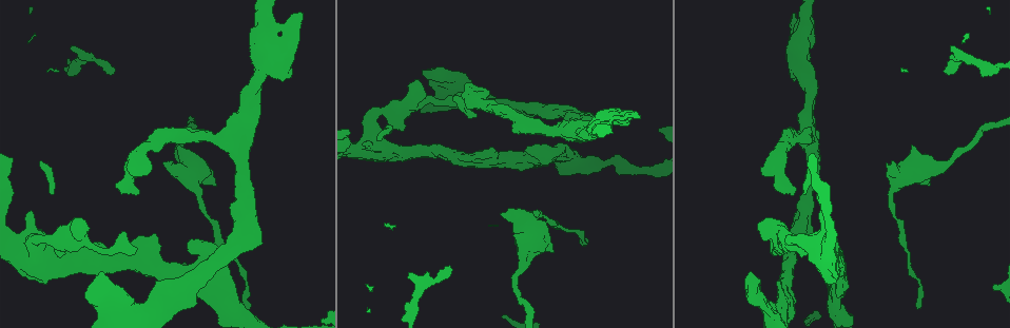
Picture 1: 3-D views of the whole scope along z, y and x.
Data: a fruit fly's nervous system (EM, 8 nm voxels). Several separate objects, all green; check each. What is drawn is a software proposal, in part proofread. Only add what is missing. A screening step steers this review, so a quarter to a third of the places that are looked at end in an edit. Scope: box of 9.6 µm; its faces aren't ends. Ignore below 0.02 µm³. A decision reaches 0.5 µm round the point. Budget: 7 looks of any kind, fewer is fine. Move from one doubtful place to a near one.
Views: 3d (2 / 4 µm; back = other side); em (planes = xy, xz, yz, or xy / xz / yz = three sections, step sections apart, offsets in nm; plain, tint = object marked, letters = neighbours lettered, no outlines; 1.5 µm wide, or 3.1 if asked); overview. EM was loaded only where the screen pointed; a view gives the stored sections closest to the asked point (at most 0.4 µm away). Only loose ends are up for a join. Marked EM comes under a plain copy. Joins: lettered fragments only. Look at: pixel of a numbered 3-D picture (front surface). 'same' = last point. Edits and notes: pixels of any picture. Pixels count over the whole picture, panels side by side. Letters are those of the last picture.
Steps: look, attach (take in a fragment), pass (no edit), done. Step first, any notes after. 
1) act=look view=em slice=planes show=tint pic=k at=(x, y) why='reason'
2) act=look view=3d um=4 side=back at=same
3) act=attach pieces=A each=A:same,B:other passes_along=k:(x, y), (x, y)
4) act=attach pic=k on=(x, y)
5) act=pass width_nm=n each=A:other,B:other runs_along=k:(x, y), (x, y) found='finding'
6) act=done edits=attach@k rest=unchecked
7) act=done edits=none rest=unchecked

act=look view=em slice=xz step=4 show=letters pic=1 at=(450, 267) why='branch stops here'

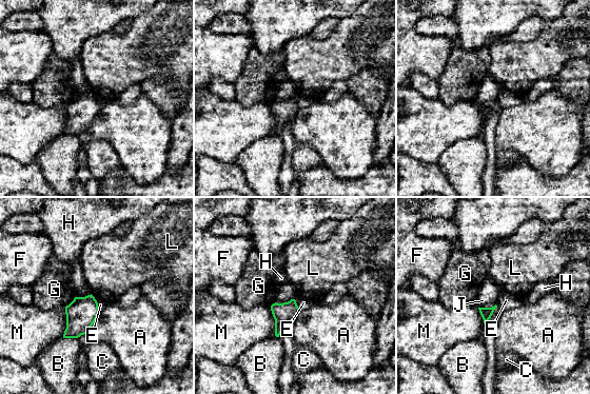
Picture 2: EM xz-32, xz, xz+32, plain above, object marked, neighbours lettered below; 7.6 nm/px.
act=pass each=A:other,B:other,C:other,E:other,F:other,G:other,H:other,J:other,L:other,M:other found='no lettered fragment goes on from it'

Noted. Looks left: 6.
act=look view=em slice=planes show=tint pic=1 at=(773, 254) why='an open end'

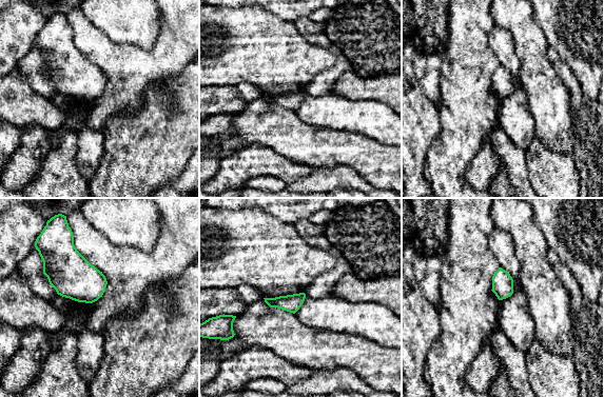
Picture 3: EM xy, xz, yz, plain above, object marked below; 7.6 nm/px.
act=look view=em slice=planes show=letters at=same

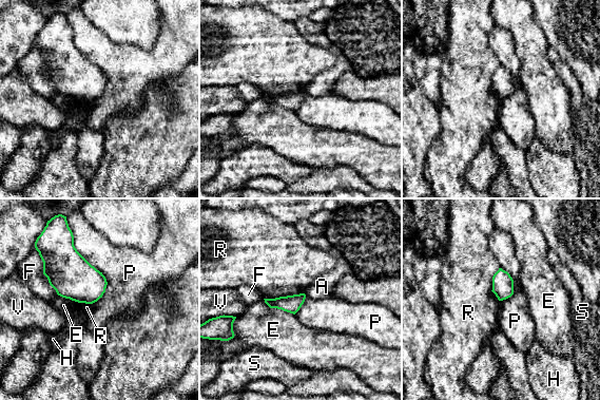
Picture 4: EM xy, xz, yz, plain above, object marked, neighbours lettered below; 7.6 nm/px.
act=pass width_nm=130 each=A:other,E:other,F:other,H:other,P:other,R:other,S:other,V:other found='no lettered fragment goes on from it'

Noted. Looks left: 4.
act=look view=em slice=planes show=letters pic=1 at=(917, 308) why='thin end'

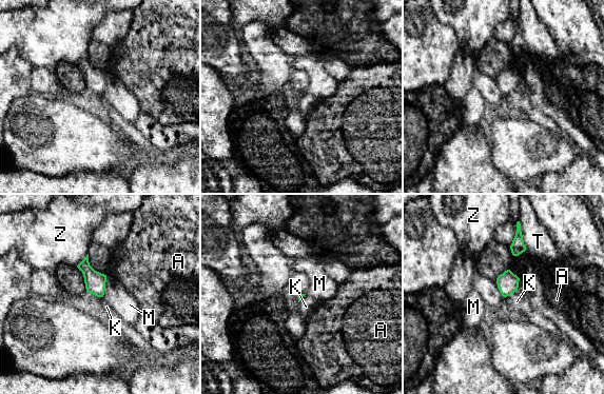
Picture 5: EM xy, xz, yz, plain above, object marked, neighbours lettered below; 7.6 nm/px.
act=pass each=A:other,K:other,M:other,T:other,Z:other found='none of them fits'

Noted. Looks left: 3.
act=done edits=none rest=unchecked

